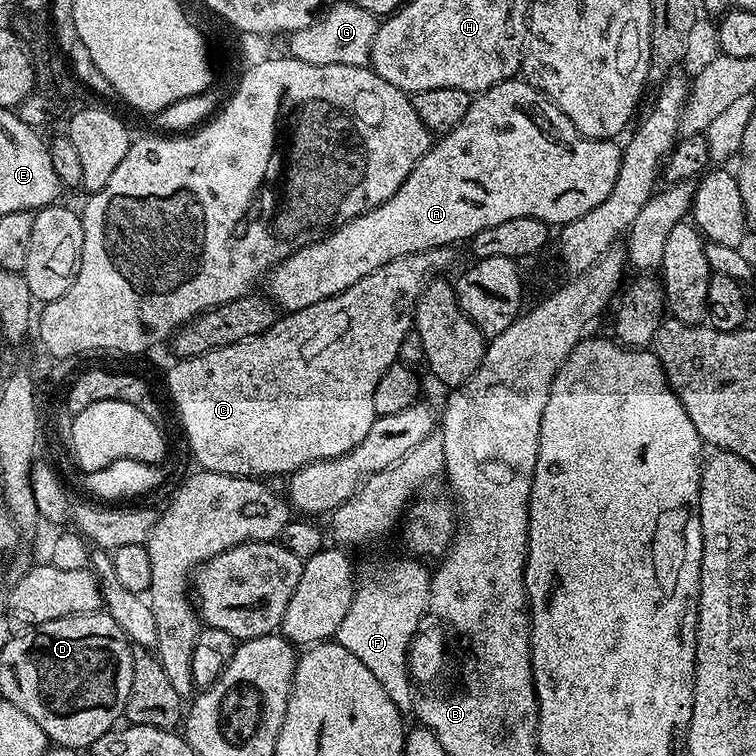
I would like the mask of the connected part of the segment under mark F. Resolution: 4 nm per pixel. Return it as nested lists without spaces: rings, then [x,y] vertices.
[[[411,559],[388,560],[369,570],[368,577],[355,585],[350,610],[346,610],[346,618],[342,618],[334,637],[335,643],[346,646],[378,678],[401,714],[411,713],[414,708],[414,681],[409,676],[407,654],[420,623],[427,617],[431,586],[430,568],[424,565],[427,563]]]

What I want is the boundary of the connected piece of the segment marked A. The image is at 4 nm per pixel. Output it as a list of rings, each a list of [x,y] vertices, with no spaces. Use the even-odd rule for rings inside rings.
[[[513,78],[498,82],[473,99],[466,118],[433,143],[389,200],[332,229],[329,235],[313,240],[273,266],[266,277],[267,299],[285,313],[306,310],[306,306],[314,306],[314,302],[322,302],[354,286],[354,282],[366,278],[366,274],[374,274],[374,270],[386,266],[386,262],[394,262],[394,258],[448,248],[459,240],[471,241],[478,230],[510,222],[510,218],[538,218],[550,226],[574,222],[586,210],[594,210],[598,202],[606,202],[606,194],[614,190],[621,151],[616,140],[586,138],[556,104],[527,80]]]

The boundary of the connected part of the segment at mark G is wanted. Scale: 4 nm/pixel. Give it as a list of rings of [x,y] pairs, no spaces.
[[[350,2],[333,3],[323,14],[317,16],[306,30],[298,30],[287,37],[287,55],[294,60],[310,62],[318,66],[341,64],[342,66],[365,66],[370,61],[370,50],[378,27],[378,17],[362,6]]]

